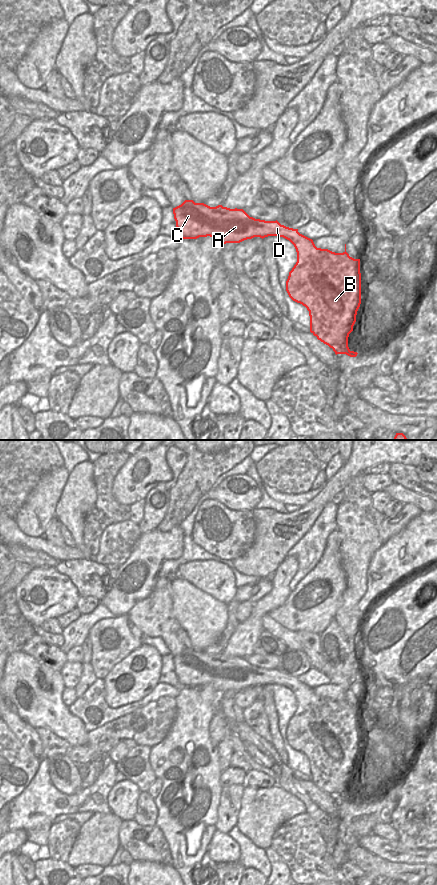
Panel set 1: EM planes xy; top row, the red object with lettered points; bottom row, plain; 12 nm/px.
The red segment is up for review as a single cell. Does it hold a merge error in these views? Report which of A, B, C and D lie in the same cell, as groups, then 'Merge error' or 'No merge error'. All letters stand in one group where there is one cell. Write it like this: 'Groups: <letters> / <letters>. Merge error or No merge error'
Groups: A B C D. No merge error

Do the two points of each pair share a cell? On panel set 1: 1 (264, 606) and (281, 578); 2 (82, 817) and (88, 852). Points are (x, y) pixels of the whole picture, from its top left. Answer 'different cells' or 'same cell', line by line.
1: same cell
2: different cells

